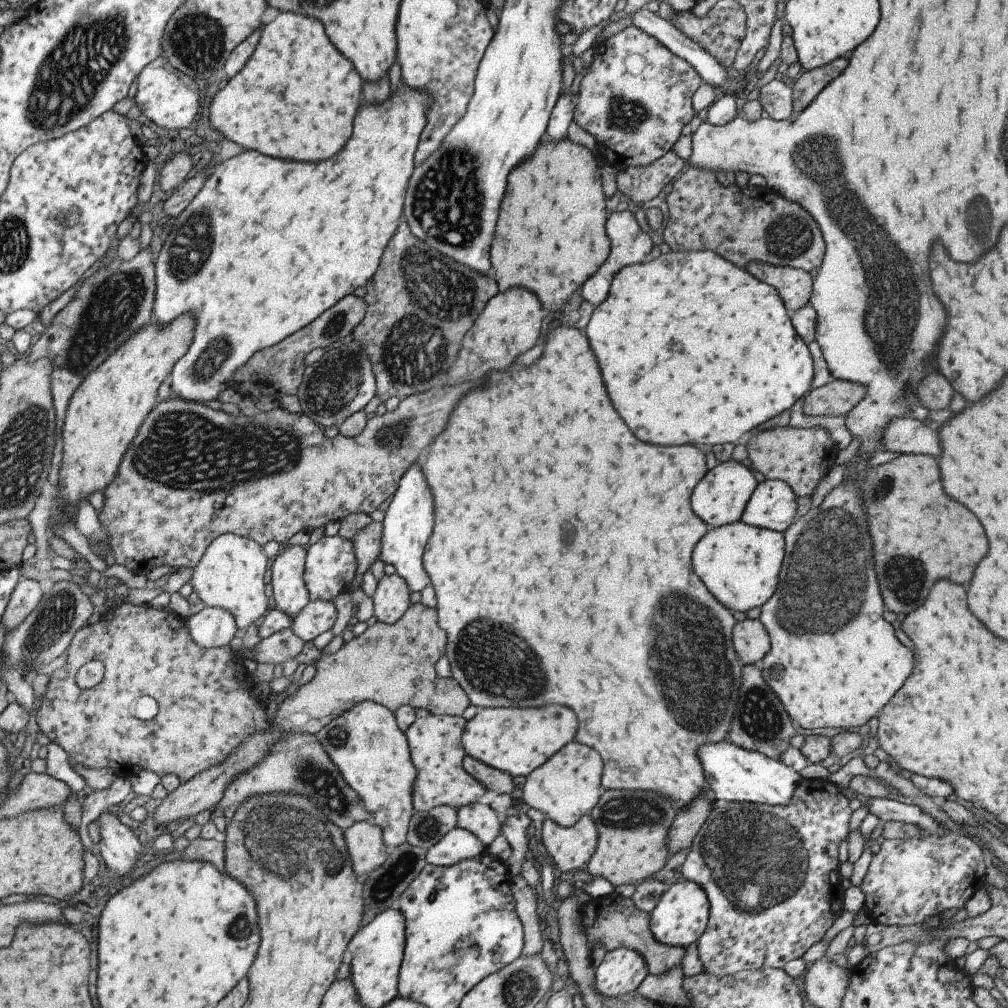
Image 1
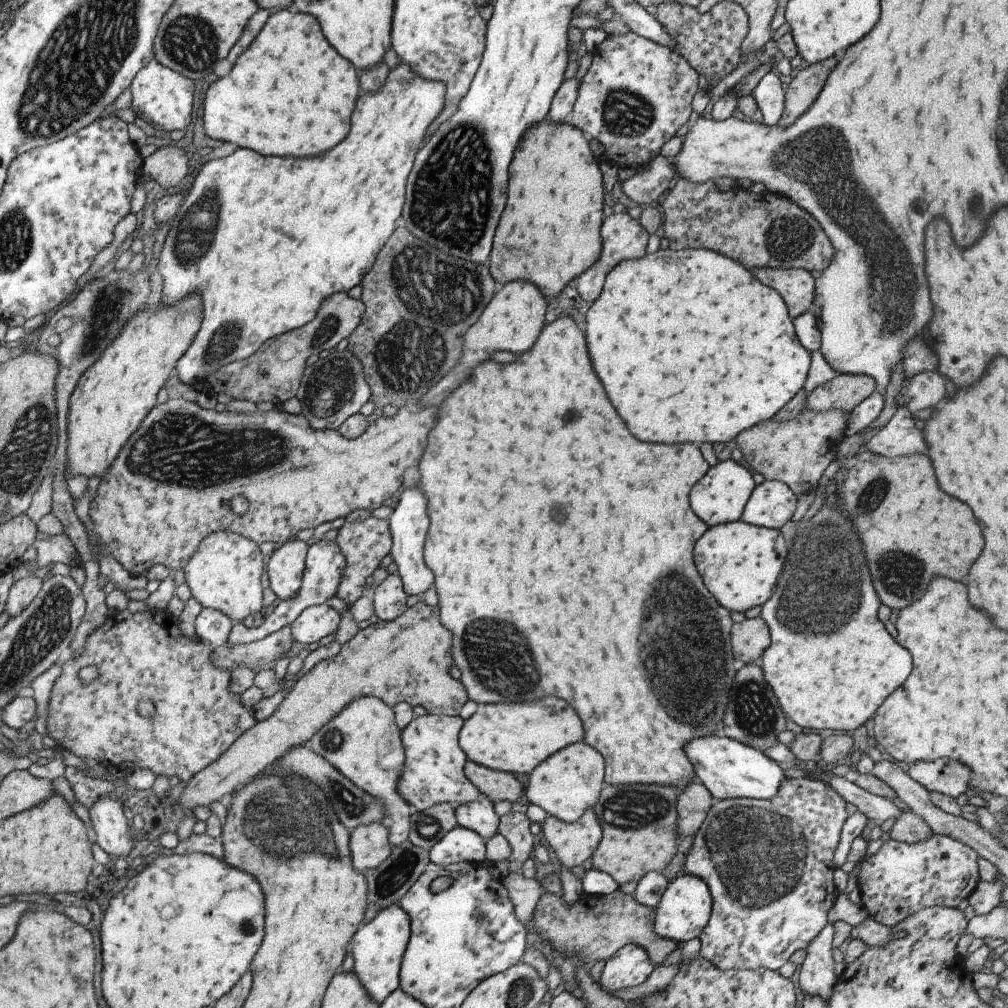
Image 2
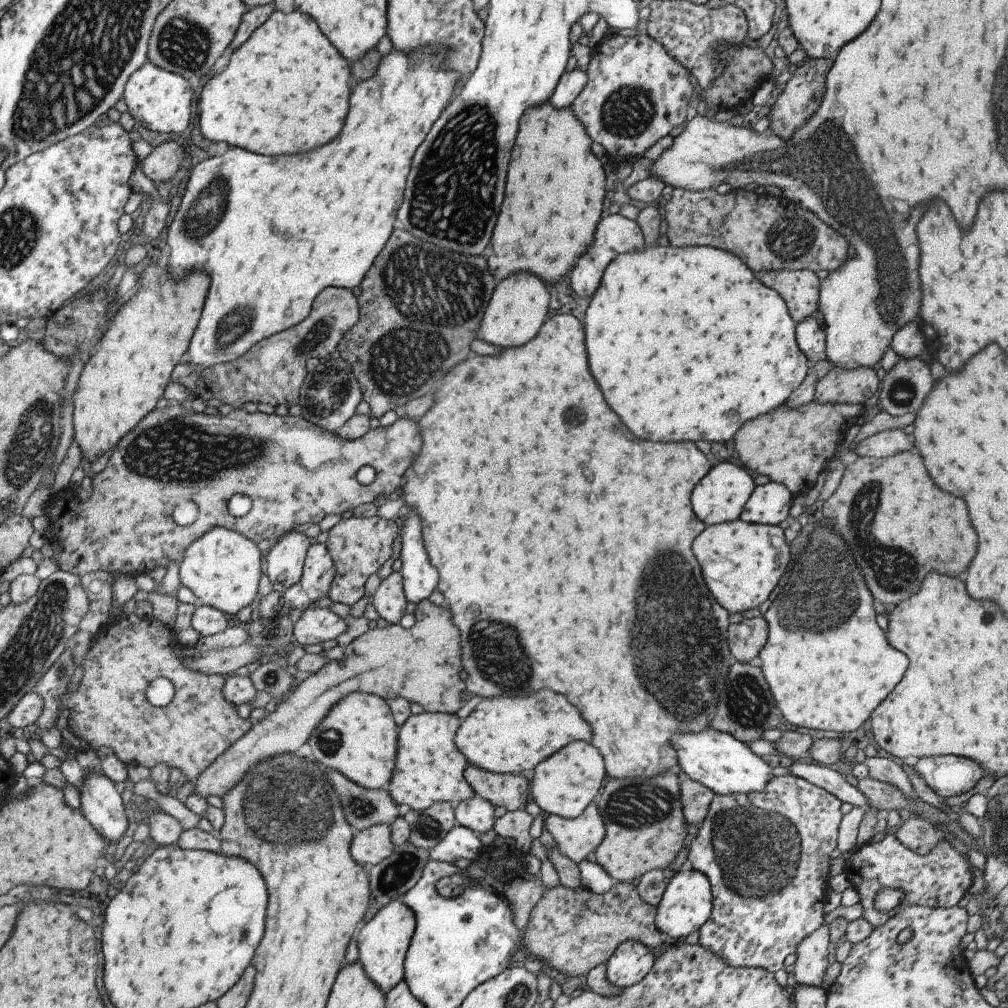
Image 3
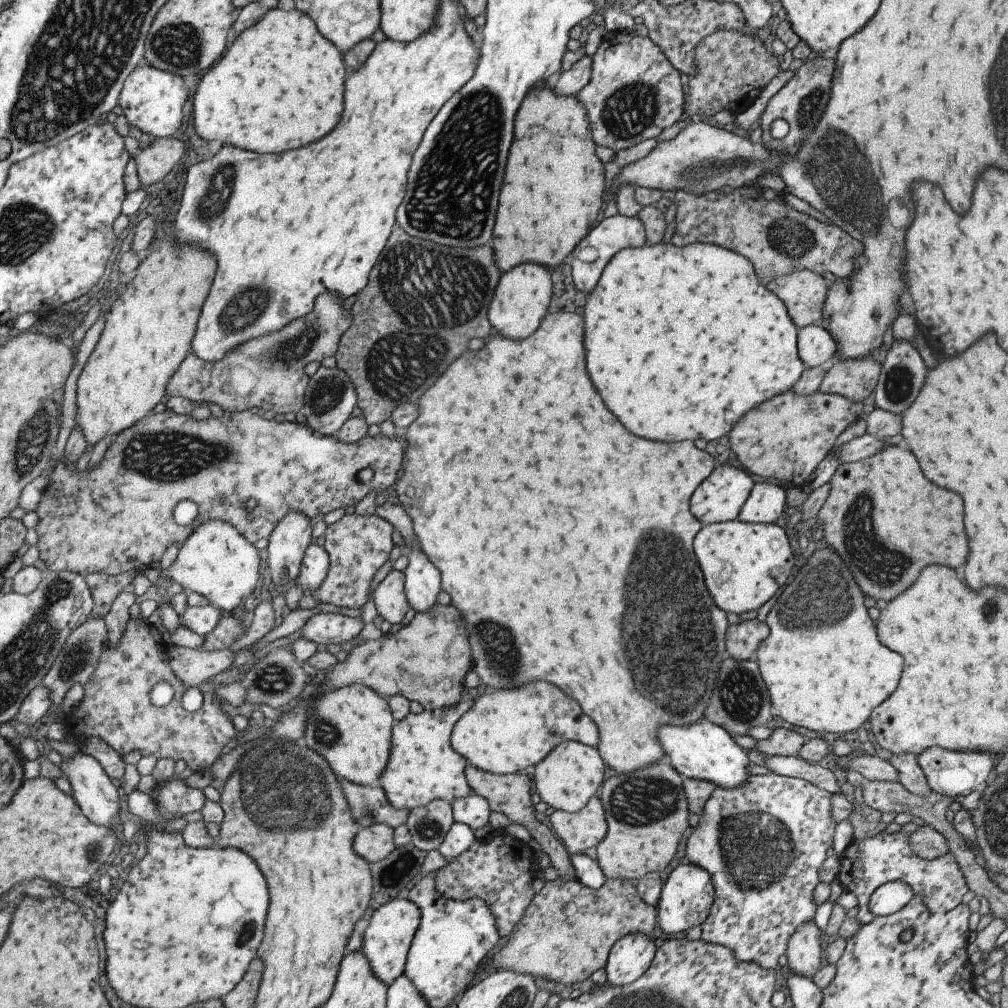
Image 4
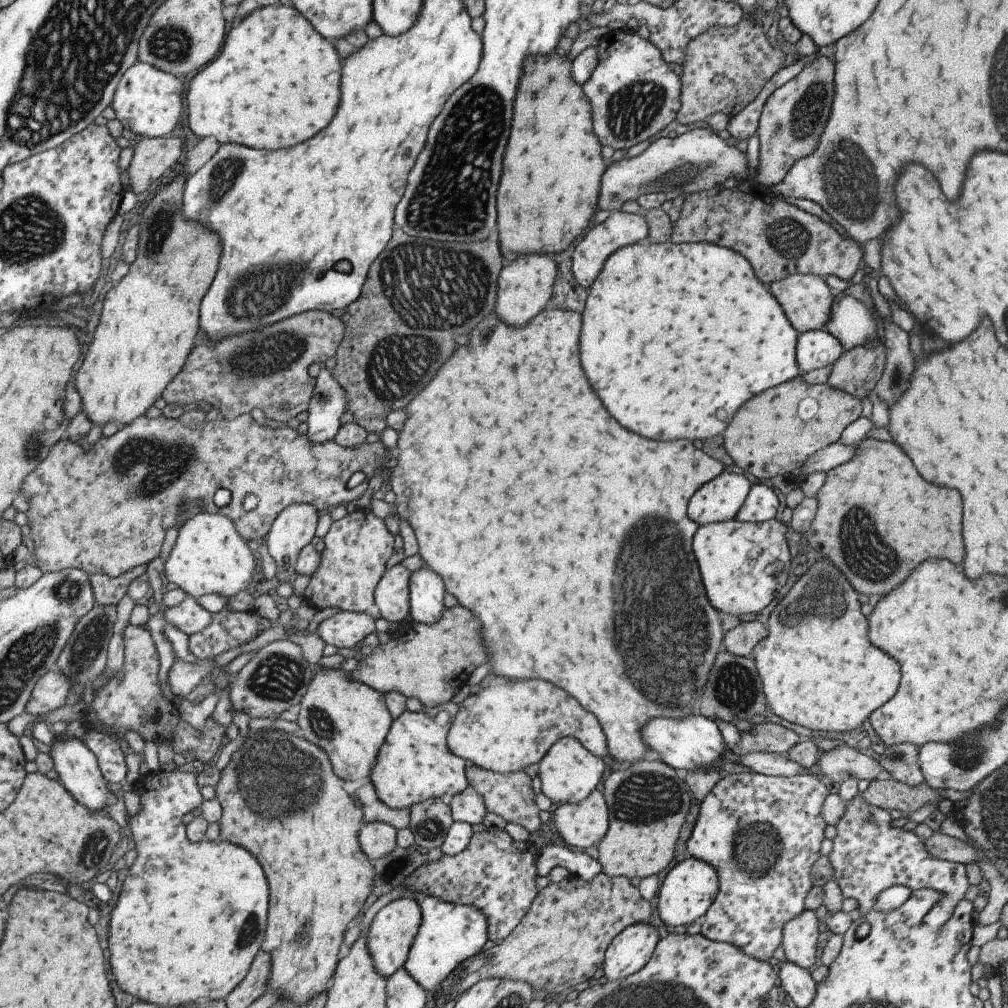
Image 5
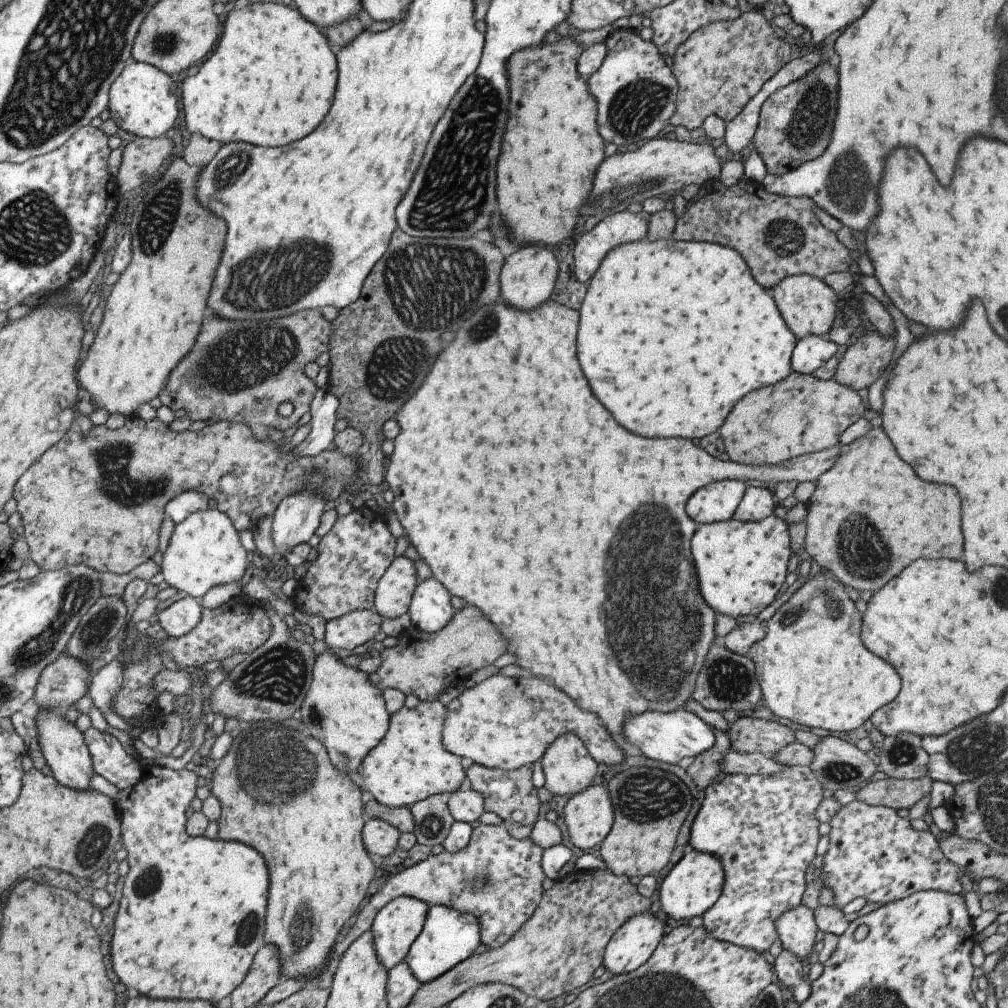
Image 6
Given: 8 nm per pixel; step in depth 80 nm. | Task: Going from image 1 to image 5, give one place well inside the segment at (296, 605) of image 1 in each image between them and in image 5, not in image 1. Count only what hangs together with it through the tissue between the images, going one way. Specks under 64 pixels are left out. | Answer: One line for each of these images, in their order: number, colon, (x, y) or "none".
2: (284, 567)
3: (284, 559)
4: (287, 542)
5: (294, 526)

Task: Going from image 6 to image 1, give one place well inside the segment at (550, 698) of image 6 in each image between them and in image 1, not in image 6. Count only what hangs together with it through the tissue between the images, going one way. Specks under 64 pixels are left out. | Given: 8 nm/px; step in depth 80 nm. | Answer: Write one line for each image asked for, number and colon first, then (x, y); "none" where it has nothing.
1: (514, 740)
2: (514, 737)
3: (508, 735)
4: (504, 730)
5: (510, 724)

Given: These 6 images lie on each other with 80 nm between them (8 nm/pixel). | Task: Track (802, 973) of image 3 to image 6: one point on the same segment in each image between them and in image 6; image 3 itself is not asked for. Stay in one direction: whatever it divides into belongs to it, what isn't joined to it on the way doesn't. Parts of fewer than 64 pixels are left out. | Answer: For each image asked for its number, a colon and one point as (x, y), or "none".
4: (802, 947)
5: (799, 934)
6: (795, 927)

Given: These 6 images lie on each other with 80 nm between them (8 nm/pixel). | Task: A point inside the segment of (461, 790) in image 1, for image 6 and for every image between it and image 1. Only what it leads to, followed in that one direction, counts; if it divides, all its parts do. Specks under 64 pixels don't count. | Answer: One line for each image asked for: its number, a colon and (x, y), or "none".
2: (432, 772)
3: (428, 768)
4: (421, 766)
5: (413, 764)
6: (409, 763)

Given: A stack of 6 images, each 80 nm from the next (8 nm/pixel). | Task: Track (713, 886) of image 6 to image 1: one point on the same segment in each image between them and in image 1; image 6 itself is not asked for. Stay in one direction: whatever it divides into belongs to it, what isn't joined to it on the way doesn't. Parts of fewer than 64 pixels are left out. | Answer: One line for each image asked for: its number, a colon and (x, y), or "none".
1: (679, 917)
2: (684, 907)
3: (685, 903)
4: (685, 898)
5: (688, 889)

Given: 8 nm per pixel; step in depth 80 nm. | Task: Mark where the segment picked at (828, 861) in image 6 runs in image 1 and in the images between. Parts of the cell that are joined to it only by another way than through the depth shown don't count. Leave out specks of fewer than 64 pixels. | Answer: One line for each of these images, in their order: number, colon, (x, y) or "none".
1: (906, 881)
2: (898, 879)
3: (941, 877)
4: (864, 864)
5: (868, 855)

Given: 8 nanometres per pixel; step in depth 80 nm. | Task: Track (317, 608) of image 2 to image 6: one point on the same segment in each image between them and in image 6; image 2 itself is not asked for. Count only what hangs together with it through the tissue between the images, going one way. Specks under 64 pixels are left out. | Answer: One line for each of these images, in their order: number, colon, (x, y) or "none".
3: (315, 625)
4: (331, 628)
5: (343, 629)
6: (356, 627)

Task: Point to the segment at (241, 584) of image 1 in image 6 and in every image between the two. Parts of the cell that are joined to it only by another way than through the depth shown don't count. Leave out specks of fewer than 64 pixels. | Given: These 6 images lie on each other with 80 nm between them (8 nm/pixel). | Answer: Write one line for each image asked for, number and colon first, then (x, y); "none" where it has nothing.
2: (223, 574)
3: (222, 568)
4: (215, 561)
5: (208, 556)
6: (204, 551)

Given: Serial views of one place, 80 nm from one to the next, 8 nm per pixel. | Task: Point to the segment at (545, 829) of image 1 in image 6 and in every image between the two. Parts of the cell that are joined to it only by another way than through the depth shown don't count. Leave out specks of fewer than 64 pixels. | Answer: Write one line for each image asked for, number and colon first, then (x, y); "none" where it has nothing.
2: (572, 843)
3: (575, 838)
4: (578, 830)
5: (583, 824)
6: (587, 816)

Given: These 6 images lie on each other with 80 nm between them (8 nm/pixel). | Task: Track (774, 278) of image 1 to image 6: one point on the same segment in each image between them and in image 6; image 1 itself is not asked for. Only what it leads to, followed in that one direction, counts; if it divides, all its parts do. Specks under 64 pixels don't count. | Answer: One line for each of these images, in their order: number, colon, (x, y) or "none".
2: (795, 286)
3: (799, 289)
4: (803, 293)
5: (805, 299)
6: (806, 304)

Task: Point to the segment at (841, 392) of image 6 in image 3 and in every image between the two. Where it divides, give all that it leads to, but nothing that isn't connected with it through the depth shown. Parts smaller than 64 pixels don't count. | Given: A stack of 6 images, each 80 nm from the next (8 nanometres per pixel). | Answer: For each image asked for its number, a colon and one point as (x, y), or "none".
3: (791, 447)
4: (786, 437)
5: (775, 433)

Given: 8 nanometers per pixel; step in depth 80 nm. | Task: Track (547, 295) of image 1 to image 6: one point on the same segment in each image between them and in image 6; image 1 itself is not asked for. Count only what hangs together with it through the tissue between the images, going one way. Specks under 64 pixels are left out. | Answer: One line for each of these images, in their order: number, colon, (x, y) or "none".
2: (548, 232)
3: (554, 186)
4: (553, 186)
5: (547, 189)
6: (550, 148)

